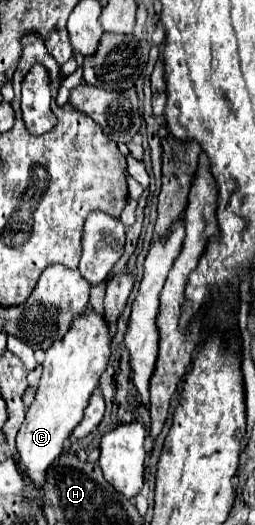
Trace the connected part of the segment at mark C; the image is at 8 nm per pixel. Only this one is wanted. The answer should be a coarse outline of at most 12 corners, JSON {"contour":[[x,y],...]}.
{"contour":[[82,313],[42,363],[16,435],[20,499],[48,467],[110,357],[110,329]]}

